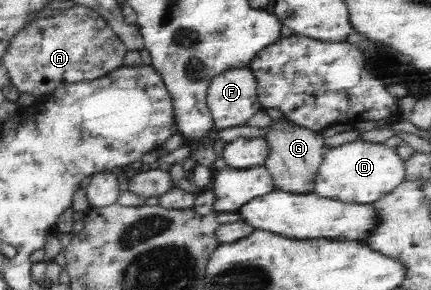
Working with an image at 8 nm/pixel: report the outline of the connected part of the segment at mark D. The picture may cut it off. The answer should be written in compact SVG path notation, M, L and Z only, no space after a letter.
M355 140L326 149L315 176L314 193L343 203L377 203L404 182L405 162L396 151L384 144Z

